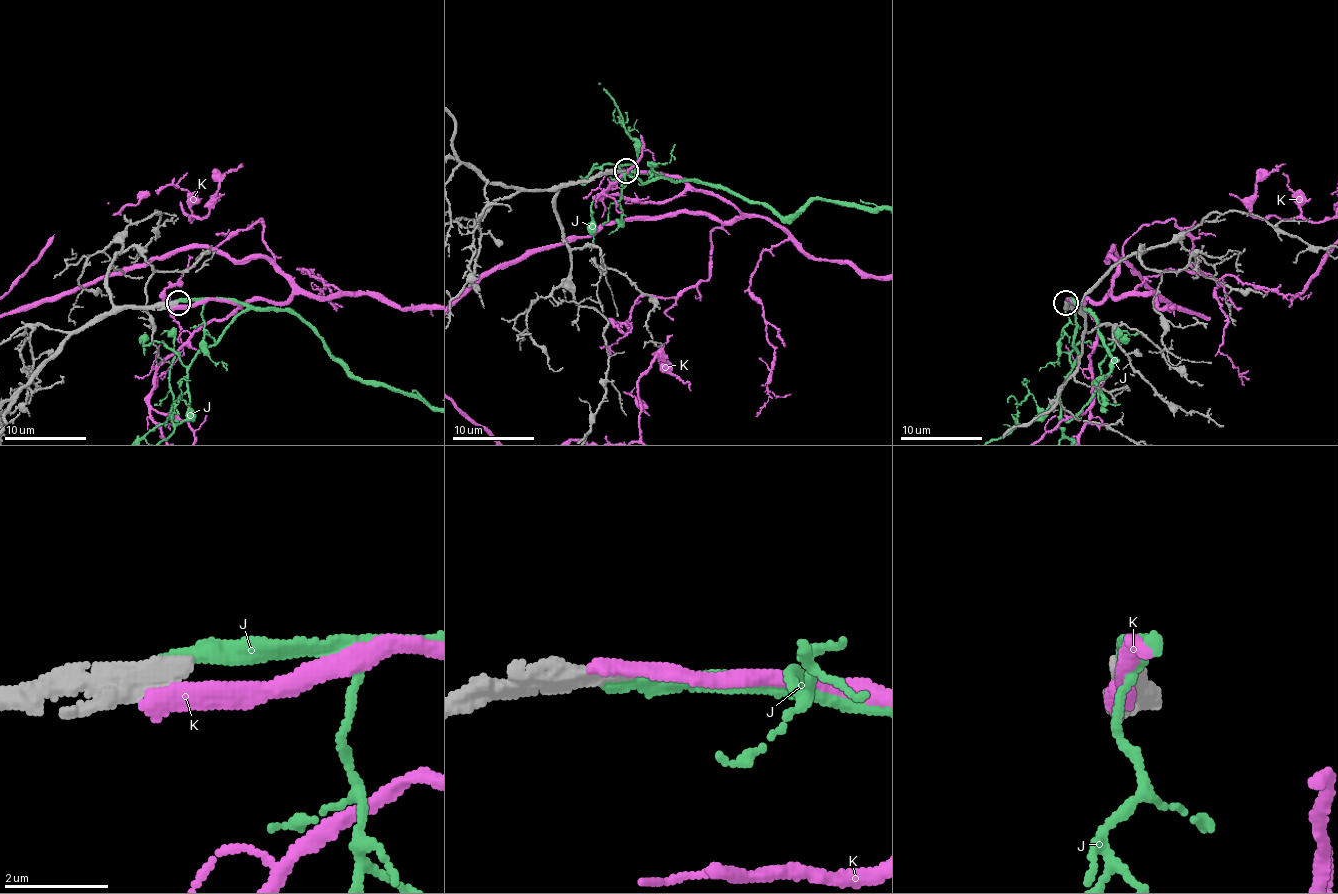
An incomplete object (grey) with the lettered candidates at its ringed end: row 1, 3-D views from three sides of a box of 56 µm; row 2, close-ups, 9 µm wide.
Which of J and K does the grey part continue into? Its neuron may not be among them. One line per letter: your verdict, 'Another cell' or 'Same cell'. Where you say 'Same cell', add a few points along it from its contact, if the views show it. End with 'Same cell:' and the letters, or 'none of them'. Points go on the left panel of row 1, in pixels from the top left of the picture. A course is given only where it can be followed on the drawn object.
J: Another cell
K: Another cell
Same cell: none of them

